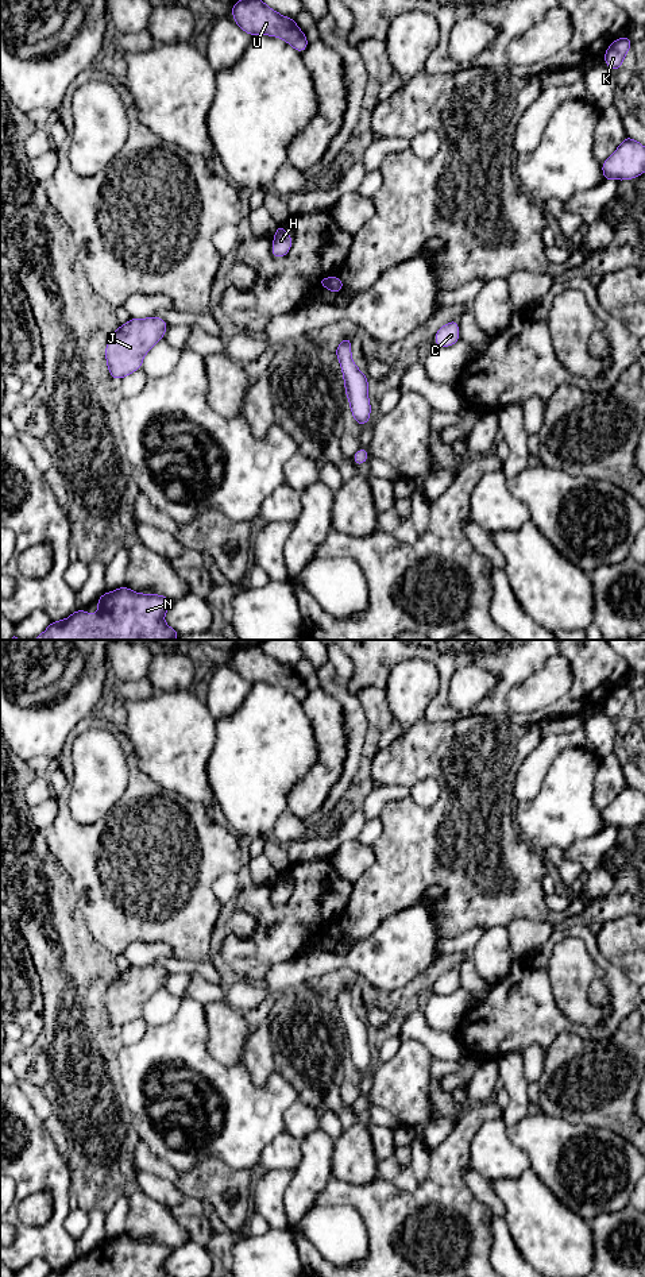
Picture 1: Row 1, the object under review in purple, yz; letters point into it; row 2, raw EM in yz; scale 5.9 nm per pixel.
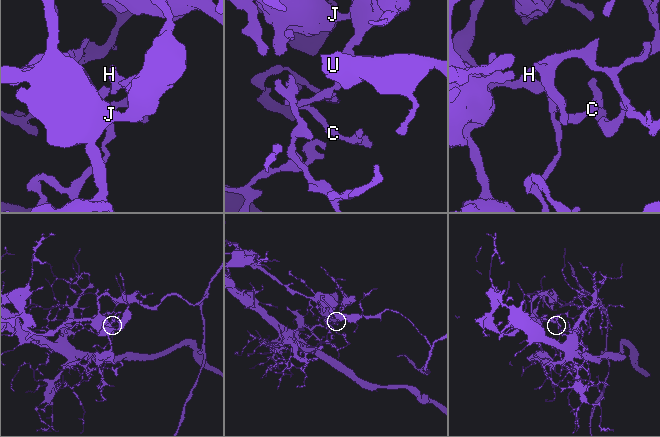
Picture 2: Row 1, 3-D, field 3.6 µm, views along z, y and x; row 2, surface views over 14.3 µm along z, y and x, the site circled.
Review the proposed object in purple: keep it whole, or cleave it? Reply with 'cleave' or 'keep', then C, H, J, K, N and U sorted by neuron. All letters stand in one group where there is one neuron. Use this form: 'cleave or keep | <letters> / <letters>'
cleave | C K / H J N U

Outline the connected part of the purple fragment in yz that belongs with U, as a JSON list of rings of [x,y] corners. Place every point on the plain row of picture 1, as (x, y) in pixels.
[[[259,644],[242,647],[232,652],[232,664],[235,671],[251,684],[264,682],[282,686],[298,701],[304,701],[309,694],[305,680],[298,676],[296,668],[279,663]]]

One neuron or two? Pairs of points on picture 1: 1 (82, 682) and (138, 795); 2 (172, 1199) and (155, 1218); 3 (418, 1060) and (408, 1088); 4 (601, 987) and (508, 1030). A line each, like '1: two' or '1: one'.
1: two
2: two
3: one
4: one

